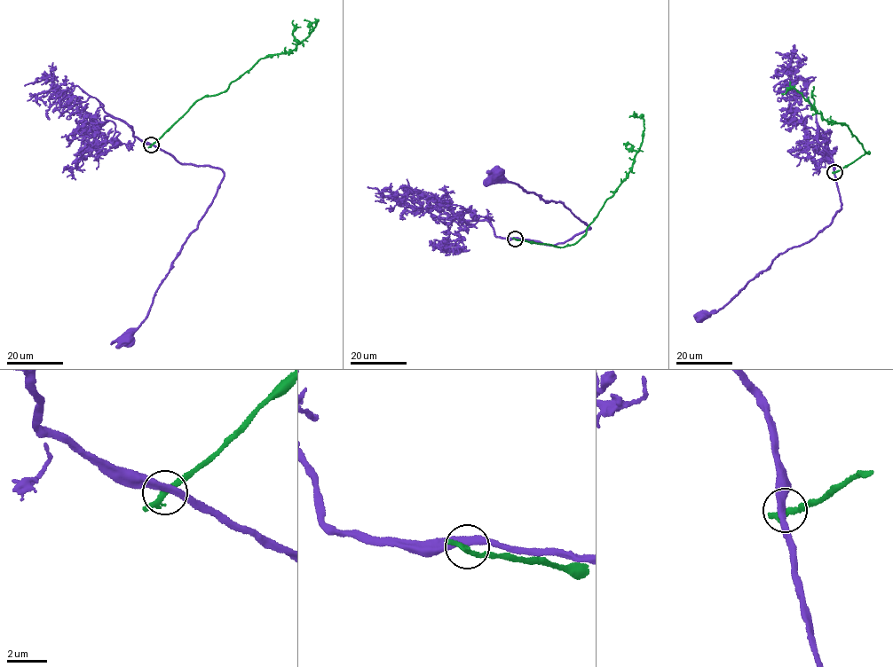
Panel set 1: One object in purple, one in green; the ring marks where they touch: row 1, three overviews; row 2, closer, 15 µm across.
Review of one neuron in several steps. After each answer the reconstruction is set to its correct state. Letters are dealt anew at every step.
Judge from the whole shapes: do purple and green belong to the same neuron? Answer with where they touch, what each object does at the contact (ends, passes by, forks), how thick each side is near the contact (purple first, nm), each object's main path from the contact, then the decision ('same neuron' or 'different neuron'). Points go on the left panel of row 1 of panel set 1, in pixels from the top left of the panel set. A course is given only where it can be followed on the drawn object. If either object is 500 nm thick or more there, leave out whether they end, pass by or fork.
(151, 145) | purple passes by | green passes by | 360/280 nm | purple via (151, 145), (185, 164), (217, 167), (224, 176), (205, 213), (155, 293), (149, 310), (127, 340) | green via (151, 145), (198, 100), (227, 89), (261, 58), (296, 48), (317, 20), (312, 23), (309, 33) | different neuron

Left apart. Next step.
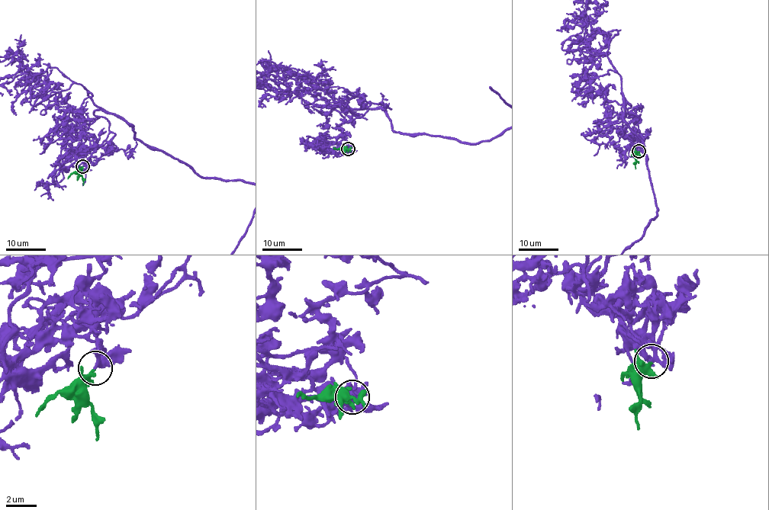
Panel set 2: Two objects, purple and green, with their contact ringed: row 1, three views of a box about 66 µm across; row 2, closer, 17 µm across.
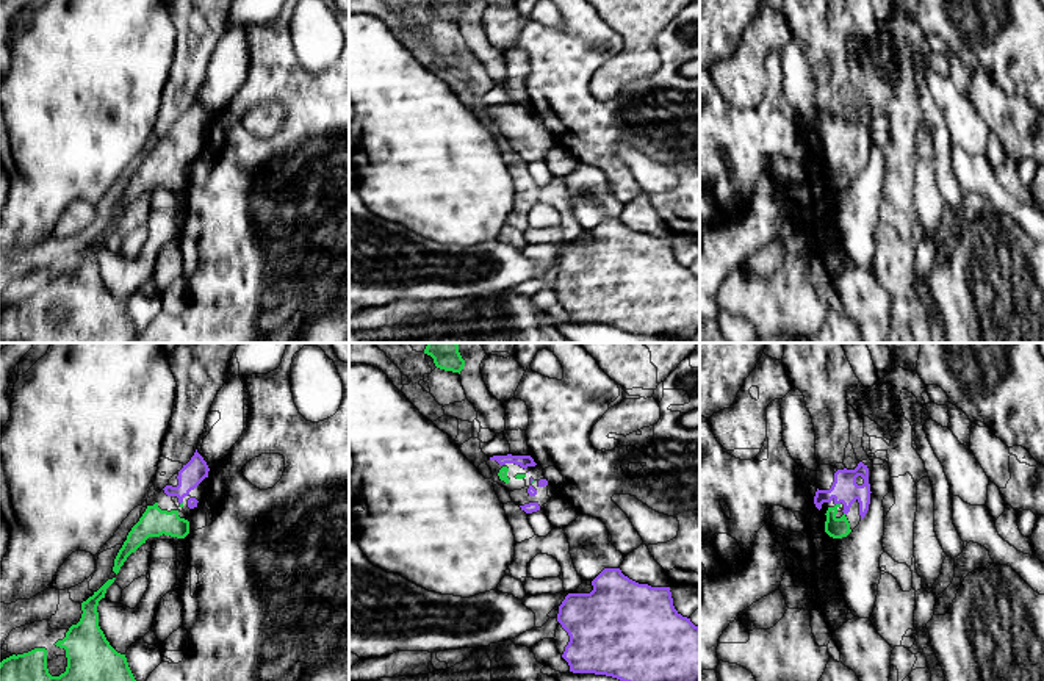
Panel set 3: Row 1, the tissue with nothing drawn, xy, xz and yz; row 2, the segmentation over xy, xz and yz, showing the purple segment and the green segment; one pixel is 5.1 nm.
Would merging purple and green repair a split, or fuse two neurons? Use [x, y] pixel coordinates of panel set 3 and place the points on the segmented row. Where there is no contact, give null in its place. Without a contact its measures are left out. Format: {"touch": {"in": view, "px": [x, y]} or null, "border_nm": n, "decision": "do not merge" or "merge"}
{"touch": {"in": "yz", "px": [838, 503]}, "border_nm": 30, "decision": "merge"}

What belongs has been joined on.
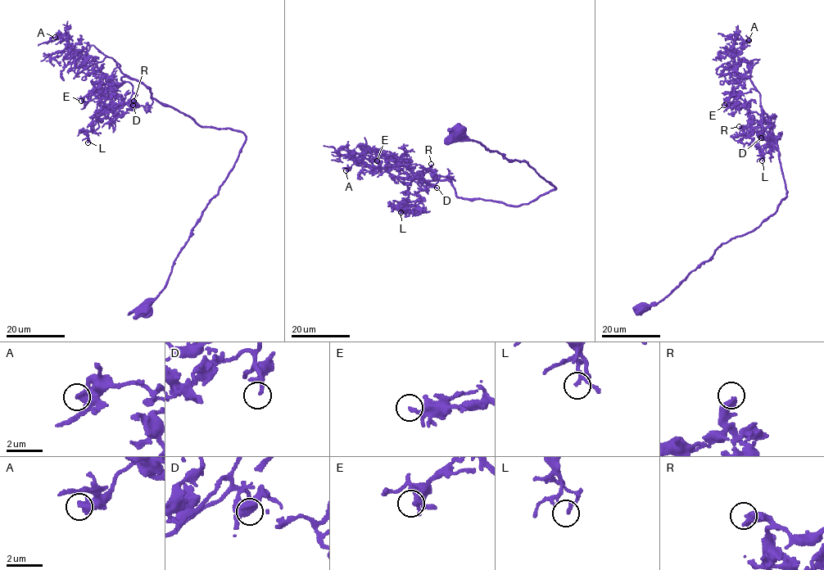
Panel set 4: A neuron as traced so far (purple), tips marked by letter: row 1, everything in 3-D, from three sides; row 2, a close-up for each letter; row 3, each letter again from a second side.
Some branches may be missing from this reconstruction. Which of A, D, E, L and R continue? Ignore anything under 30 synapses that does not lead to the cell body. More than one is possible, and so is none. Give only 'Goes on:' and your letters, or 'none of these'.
Goes on: D, R

